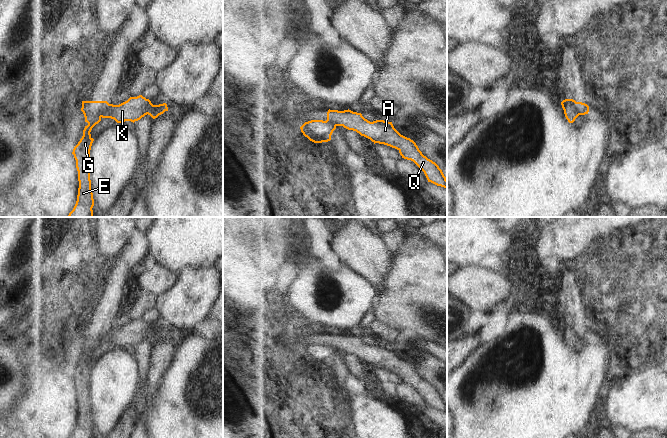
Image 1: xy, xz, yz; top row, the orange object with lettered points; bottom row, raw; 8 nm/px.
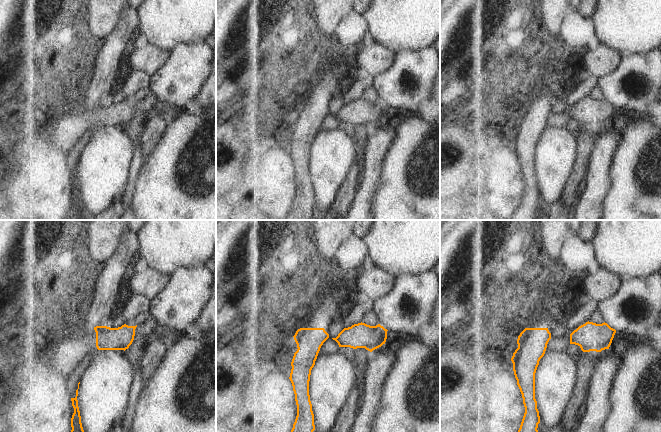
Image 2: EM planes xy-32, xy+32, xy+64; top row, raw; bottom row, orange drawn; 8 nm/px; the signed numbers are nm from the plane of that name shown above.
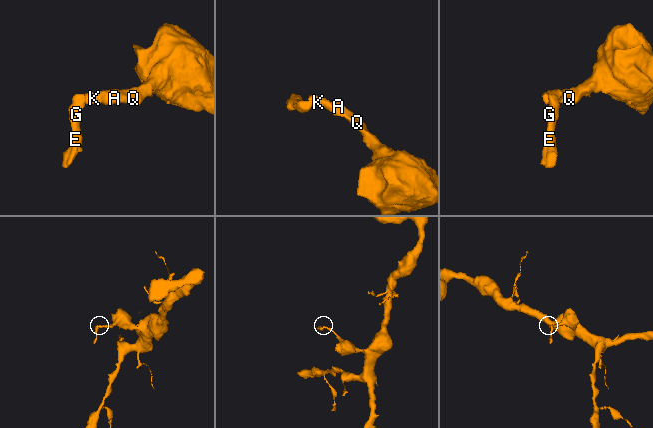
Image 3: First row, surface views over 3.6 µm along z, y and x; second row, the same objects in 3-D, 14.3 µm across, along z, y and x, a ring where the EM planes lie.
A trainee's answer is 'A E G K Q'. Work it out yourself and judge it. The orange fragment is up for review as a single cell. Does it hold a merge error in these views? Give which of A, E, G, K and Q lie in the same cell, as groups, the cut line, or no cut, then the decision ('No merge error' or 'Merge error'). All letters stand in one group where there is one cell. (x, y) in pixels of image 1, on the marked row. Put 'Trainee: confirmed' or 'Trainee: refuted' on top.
Trainee: refuted
Groups: A K Q / E G. Split along xy (109, 104), (102, 117). Merge error.

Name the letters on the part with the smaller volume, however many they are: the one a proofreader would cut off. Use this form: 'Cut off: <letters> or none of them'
Cut off: E, G.

